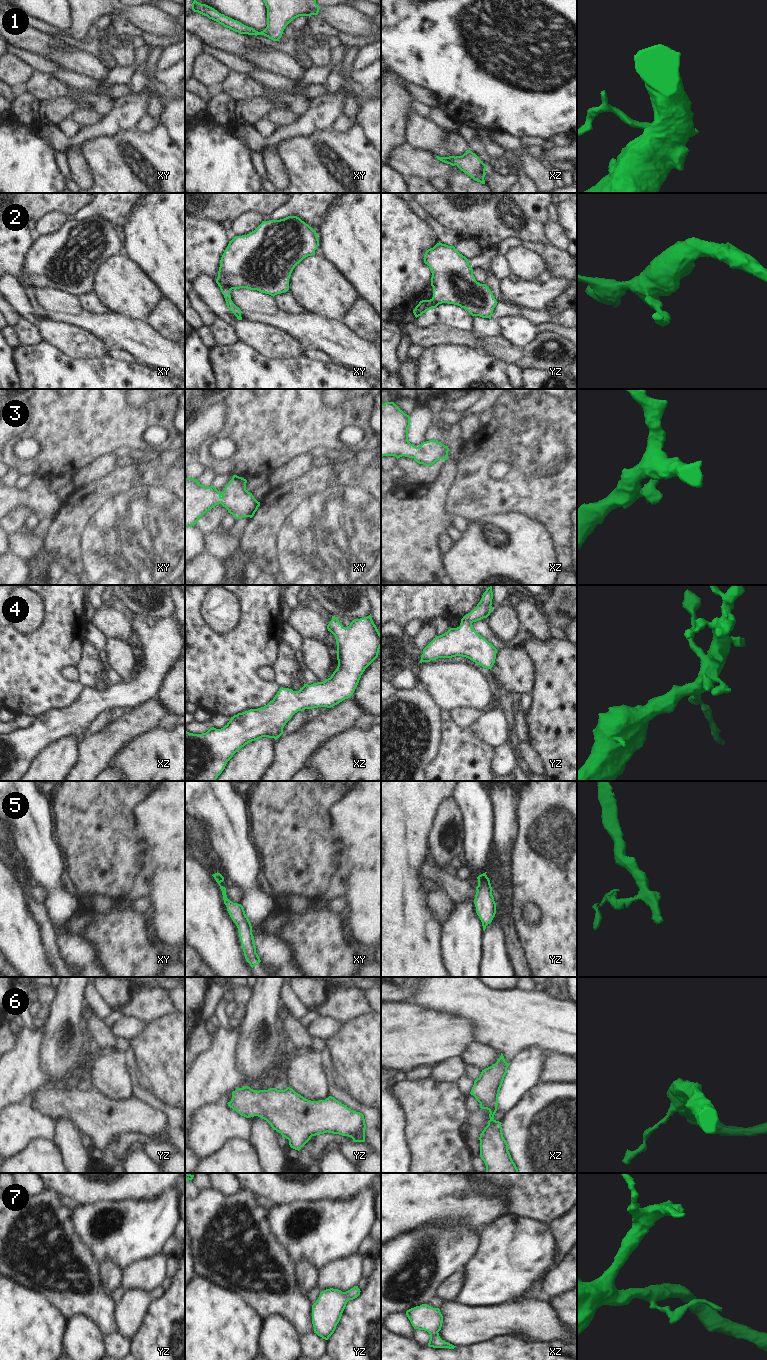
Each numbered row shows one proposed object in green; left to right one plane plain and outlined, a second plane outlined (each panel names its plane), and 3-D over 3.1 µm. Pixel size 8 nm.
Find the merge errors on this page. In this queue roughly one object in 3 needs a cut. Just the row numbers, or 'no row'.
no row

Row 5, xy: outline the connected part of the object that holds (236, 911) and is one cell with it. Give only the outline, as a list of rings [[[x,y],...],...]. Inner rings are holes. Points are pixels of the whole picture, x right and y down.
[[[218,872],[212,876],[219,884],[227,911],[238,928],[245,959],[253,968],[259,964],[261,960],[256,953],[256,946],[254,943],[254,936],[252,934],[251,923],[245,914],[243,906],[241,904],[233,903],[227,898],[226,888],[220,885],[220,883],[224,881],[224,877]]]

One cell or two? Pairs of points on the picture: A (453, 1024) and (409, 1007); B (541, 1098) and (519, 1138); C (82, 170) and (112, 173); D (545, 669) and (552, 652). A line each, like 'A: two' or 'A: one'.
A: one
B: one
C: two
D: one

